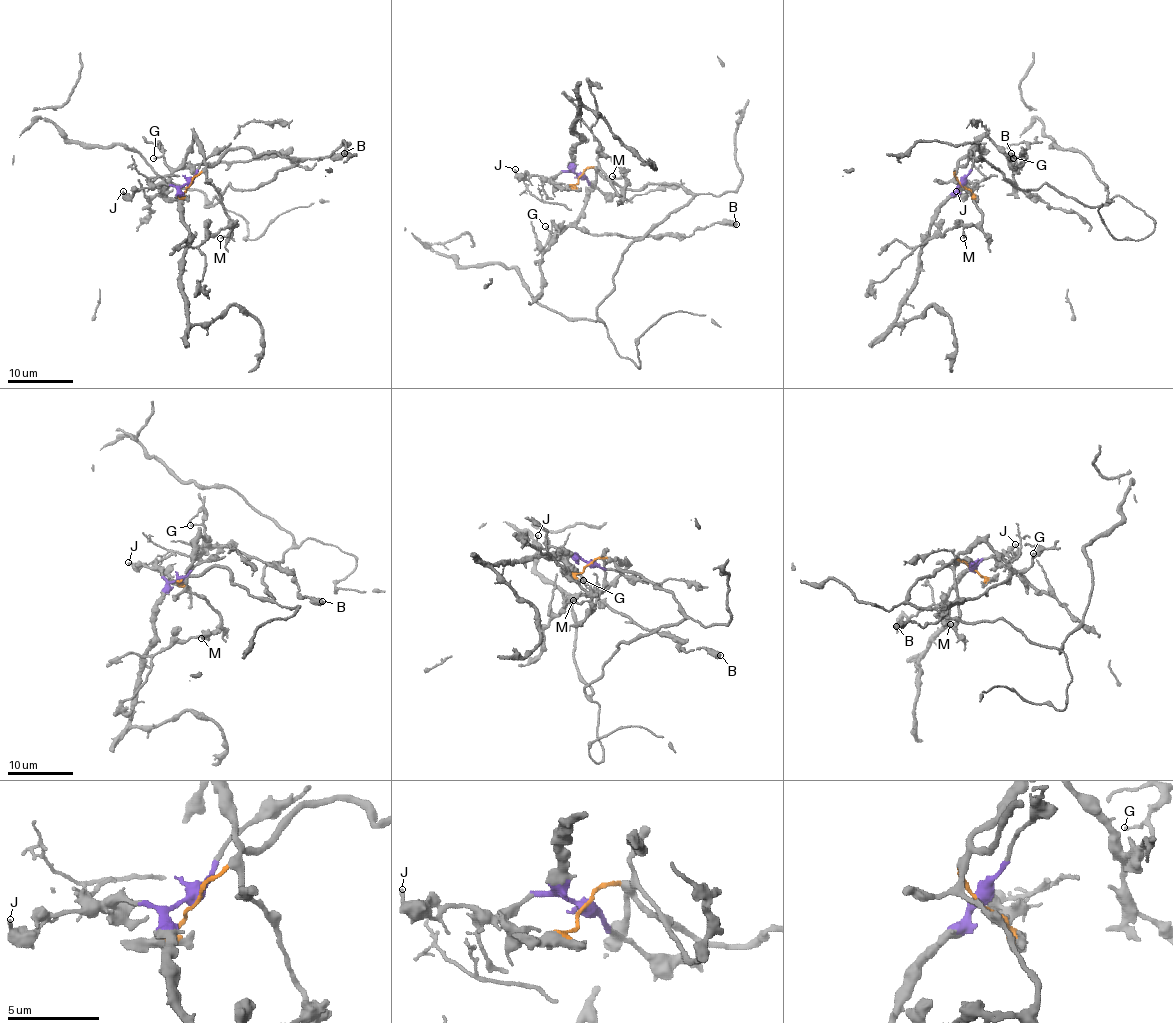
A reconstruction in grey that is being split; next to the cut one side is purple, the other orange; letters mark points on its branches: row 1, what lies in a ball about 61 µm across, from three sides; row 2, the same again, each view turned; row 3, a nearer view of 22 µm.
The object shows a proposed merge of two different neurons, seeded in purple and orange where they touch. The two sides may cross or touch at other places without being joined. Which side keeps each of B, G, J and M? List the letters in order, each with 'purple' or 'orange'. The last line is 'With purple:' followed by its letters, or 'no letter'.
B: orange
G: orange
J: purple
M: orange
With purple: J

